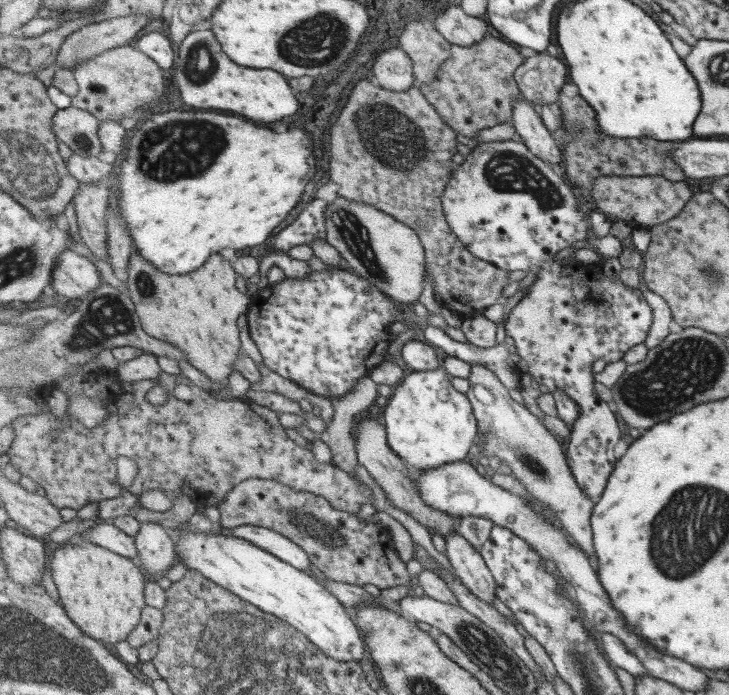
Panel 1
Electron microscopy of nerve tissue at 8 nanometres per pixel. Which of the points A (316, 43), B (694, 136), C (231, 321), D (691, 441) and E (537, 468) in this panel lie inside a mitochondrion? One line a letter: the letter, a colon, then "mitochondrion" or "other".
A: mitochondrion
B: other
C: other
D: other
E: mitochondrion

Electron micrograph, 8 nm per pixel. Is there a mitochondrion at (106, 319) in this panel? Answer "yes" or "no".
yes

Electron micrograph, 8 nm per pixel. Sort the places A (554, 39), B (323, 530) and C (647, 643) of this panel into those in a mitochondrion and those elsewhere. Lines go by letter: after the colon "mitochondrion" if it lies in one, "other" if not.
A: other
B: mitochondrion
C: other

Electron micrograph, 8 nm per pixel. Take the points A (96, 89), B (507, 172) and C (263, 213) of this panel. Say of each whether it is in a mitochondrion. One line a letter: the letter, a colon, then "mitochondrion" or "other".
A: other
B: mitochondrion
C: other

